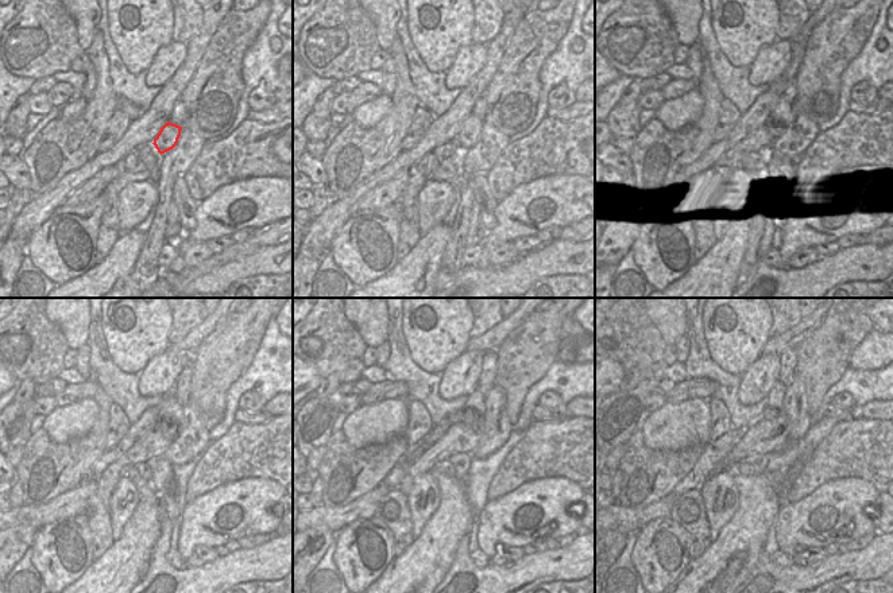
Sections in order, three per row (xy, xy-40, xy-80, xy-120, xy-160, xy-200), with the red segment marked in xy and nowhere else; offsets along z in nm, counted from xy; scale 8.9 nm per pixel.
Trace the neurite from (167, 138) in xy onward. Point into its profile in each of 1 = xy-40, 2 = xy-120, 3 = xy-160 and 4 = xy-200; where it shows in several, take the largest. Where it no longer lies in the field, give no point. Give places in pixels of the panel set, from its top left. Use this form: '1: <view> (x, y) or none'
1: xy-40 (472, 127)
2: xy-120 (171, 411)
3: xy-160 (472, 414)
4: xy-200 (772, 410)

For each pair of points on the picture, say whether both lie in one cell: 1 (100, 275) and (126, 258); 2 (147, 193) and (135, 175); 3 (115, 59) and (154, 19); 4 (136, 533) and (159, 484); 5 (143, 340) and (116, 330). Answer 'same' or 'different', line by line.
1: same
2: different
3: different
4: different
5: same

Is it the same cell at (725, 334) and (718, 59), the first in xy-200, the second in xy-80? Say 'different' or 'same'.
different

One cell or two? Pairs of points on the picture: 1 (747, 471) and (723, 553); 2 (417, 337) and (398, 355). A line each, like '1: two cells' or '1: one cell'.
1: two cells
2: two cells

